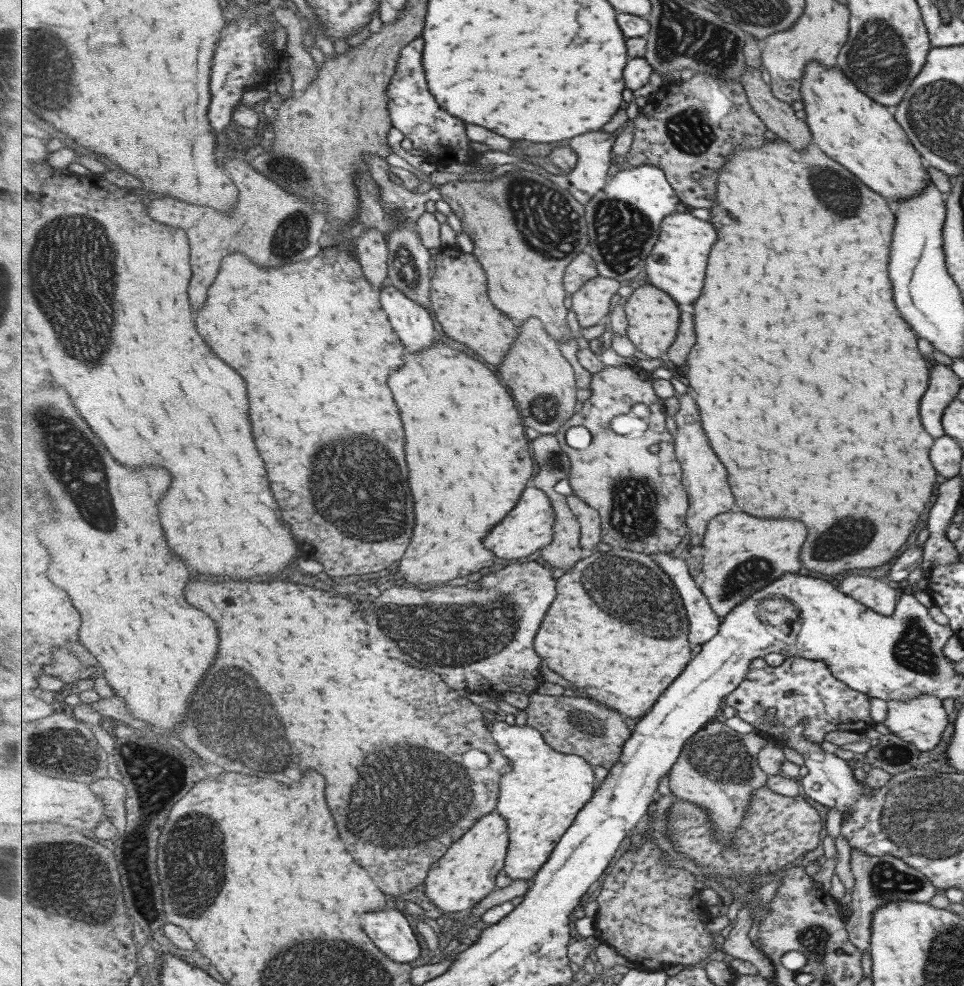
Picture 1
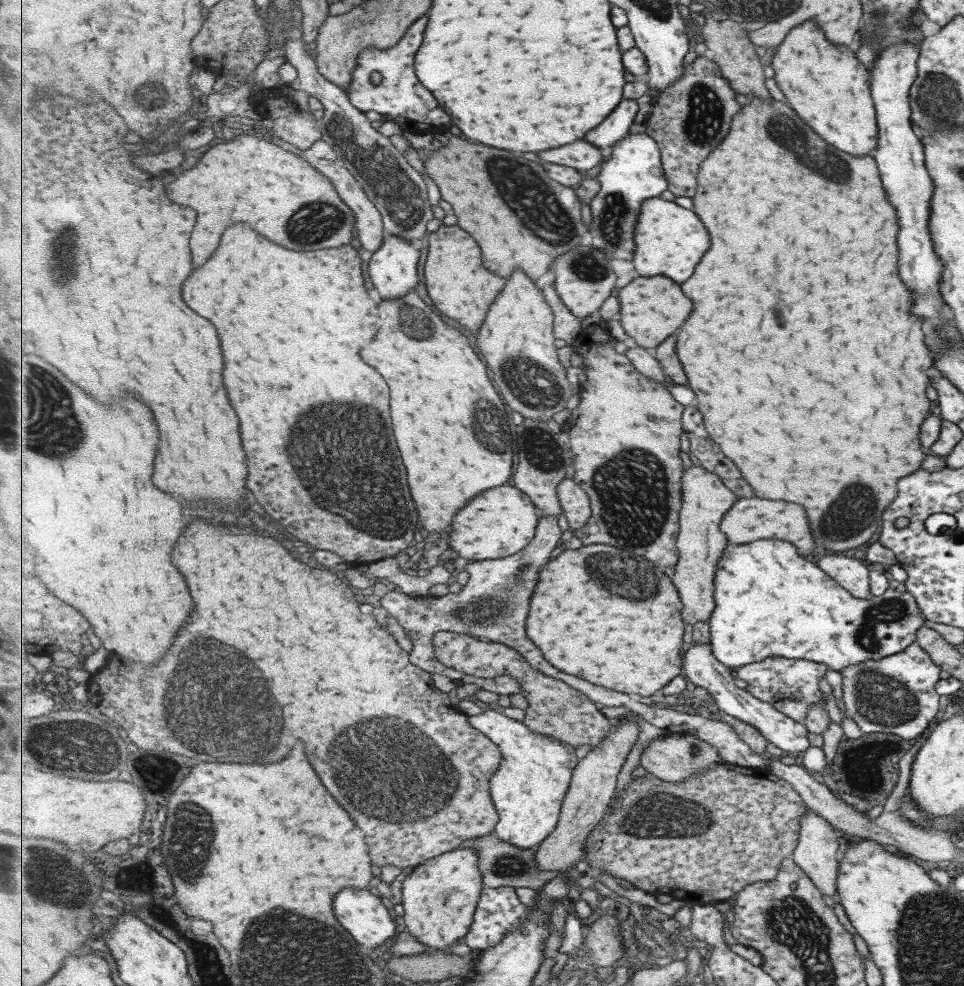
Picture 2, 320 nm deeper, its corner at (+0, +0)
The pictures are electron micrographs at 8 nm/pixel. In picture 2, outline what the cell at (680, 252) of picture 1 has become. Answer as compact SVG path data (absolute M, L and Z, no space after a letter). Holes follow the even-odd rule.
M660 197L646 200L642 210L643 216L639 216L639 224L637 224L639 228L637 228L634 240L635 244L639 242L639 248L635 250L635 268L637 268L637 272L641 272L641 276L665 274L665 276L673 278L679 284L689 280L691 274L695 272L695 266L701 262L705 252L711 248L711 238L709 238L709 232L707 232L705 224L701 222L701 218L693 210L687 210L675 201L663 200Z

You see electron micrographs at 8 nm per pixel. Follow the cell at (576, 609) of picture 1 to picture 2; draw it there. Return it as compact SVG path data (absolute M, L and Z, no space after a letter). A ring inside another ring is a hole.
M583 544L575 550L565 549L550 560L542 568L540 576L541 580L531 599L526 631L531 640L543 648L543 654L551 664L593 684L652 699L658 698L661 688L665 688L673 678L683 675L684 663L679 657L685 638L683 601L667 570L643 556L625 552L610 544Z

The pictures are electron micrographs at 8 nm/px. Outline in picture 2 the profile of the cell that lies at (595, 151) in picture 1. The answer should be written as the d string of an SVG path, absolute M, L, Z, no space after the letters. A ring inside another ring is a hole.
M623 99L617 110L599 126L595 132L589 132L587 140L610 151L617 142L629 136L639 112L639 104L632 99Z

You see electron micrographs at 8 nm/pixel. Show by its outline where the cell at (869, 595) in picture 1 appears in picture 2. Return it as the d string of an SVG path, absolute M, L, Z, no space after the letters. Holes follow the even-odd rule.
M819 553L816 557L818 568L826 572L842 586L851 596L866 599L869 592L869 568L863 561L843 555L826 555Z

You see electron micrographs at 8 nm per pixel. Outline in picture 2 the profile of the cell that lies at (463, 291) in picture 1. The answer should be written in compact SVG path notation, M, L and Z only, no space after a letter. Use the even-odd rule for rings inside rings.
M441 225L430 233L424 280L435 306L449 318L459 320L469 330L477 332L487 318L489 306L503 290L505 278L493 274L483 264L483 252L477 240L461 226Z

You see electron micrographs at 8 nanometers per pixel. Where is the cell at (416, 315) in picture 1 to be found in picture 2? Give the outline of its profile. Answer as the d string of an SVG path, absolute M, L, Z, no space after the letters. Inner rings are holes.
M386 233L381 248L371 254L368 275L385 300L415 292L419 284L421 250L412 240Z

